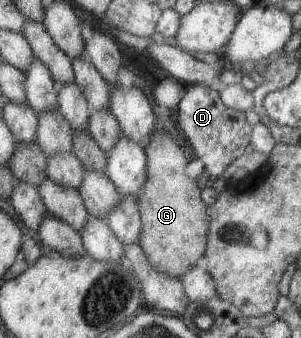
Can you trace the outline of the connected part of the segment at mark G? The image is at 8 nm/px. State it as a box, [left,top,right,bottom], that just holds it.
[136,129,209,279]

